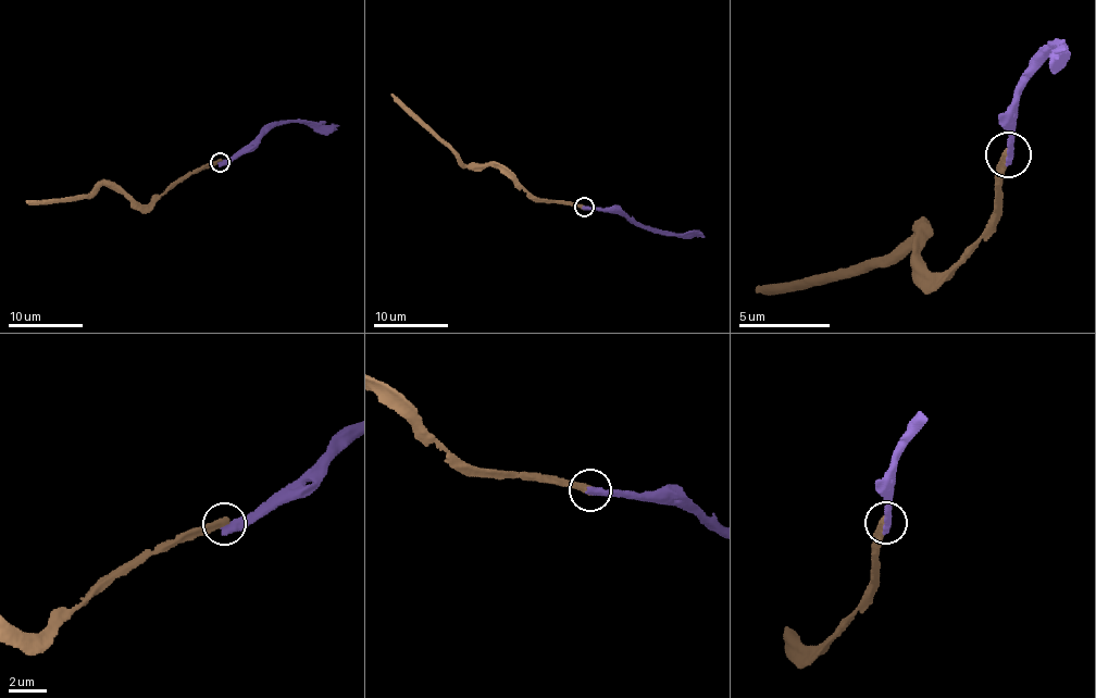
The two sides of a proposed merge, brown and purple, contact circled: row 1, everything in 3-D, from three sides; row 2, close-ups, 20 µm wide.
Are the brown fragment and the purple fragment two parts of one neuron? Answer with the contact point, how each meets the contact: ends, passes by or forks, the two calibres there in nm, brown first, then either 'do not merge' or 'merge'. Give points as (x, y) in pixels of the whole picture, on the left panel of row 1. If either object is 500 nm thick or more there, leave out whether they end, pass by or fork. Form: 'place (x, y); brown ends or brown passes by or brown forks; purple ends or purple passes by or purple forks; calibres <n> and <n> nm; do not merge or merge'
place (220, 162); brown ends; purple ends; calibres 360 and 420 nm; do not merge

